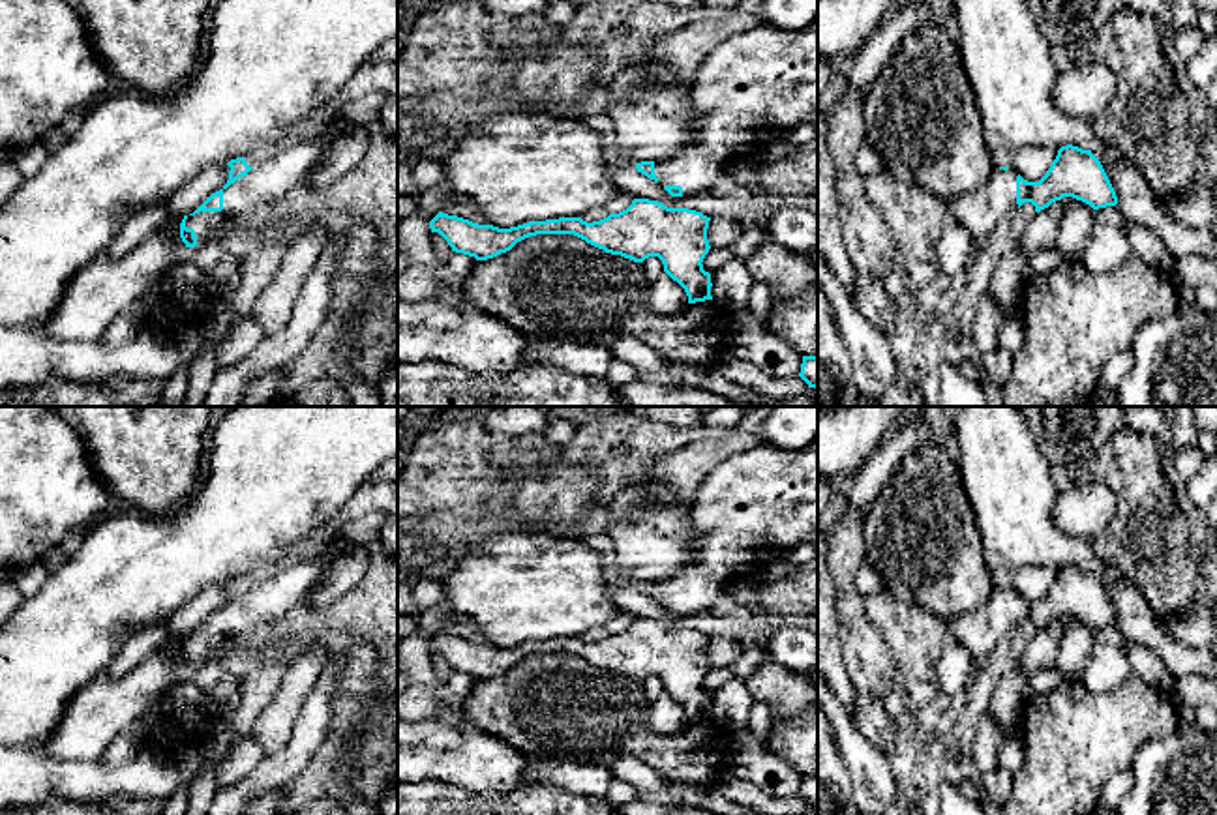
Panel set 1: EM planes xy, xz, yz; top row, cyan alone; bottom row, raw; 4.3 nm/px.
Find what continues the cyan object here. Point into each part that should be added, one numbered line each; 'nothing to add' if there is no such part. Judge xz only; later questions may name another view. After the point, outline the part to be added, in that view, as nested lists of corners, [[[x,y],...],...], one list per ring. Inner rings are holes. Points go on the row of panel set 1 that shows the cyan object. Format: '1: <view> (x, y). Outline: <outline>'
1: xz (752, 87). Outline: [[[818,19],[799,32],[758,24],[731,36],[698,67],[690,84],[692,142],[654,161],[660,185],[681,185],[683,195],[703,193],[716,174],[728,174],[771,139],[803,122],[818,127]]]

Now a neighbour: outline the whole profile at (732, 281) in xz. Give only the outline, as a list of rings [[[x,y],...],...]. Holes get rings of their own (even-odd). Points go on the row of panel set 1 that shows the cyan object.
[[[731,259],[711,272],[711,296],[731,315],[746,311],[754,279],[744,260]]]

